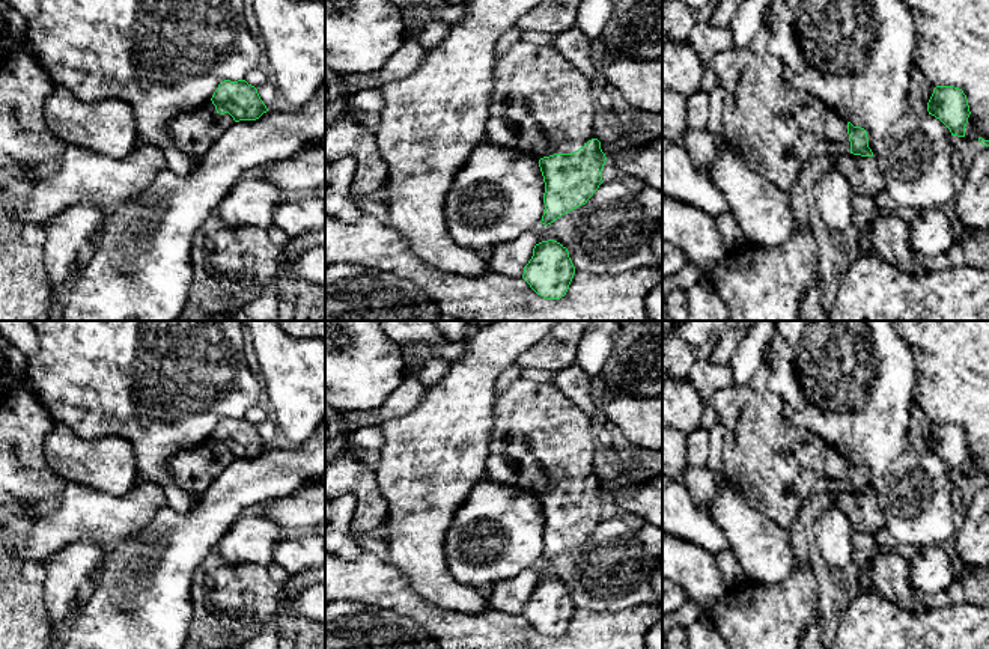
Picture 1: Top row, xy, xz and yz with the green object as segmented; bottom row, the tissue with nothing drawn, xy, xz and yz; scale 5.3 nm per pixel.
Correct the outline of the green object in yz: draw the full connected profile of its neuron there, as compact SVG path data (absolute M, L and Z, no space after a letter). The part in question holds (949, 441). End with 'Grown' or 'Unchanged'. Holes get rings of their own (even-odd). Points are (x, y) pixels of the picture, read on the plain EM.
M936 423L927 440L929 452L939 456L951 473L965 474L965 464L971 452L966 432L954 423Z. Unchanged

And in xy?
M224 417L206 441L173 453L167 467L175 483L197 498L235 459L256 458L266 449L254 423Z. Grown

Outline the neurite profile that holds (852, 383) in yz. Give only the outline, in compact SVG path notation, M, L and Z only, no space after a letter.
M774 321L774 327L763 355L769 370L768 390L783 401L789 422L810 429L846 459L864 465L873 489L911 444L909 426L918 376L908 343L891 321Z

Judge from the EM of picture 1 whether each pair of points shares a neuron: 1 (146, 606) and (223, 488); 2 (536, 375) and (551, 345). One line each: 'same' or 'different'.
1: same
2: different

